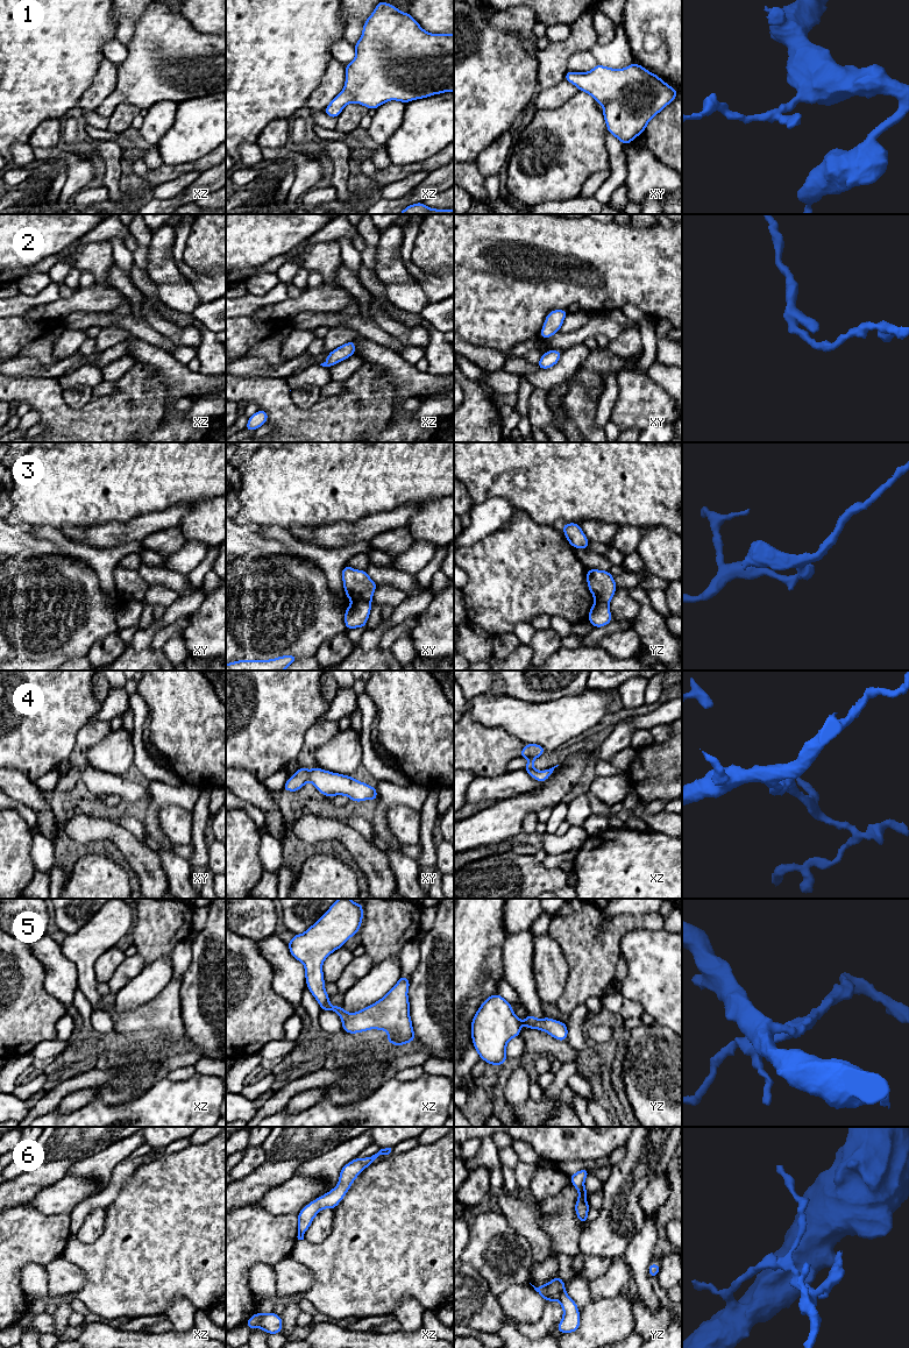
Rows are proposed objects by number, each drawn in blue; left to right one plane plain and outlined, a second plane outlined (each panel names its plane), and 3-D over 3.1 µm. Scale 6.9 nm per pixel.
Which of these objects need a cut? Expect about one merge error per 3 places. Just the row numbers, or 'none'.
3, 6

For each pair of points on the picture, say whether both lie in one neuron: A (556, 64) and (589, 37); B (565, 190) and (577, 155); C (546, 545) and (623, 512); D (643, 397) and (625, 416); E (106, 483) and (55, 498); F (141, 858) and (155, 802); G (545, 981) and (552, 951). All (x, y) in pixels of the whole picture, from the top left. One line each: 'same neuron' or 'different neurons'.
A: same neuron
B: same neuron
C: different neurons
D: same neuron
E: same neuron
F: different neurons
G: same neuron

